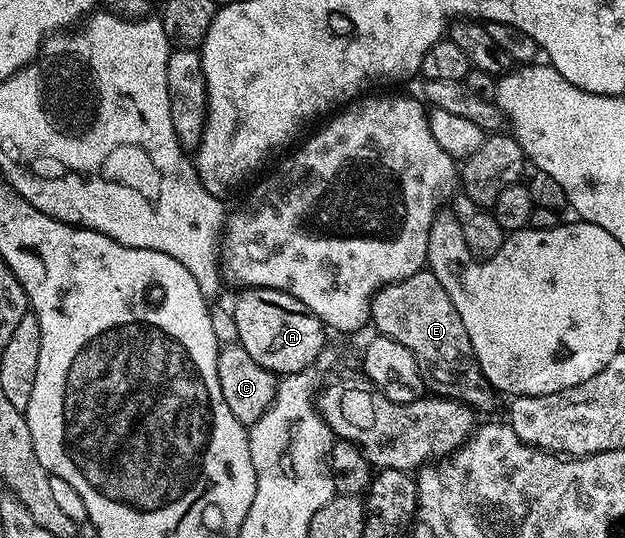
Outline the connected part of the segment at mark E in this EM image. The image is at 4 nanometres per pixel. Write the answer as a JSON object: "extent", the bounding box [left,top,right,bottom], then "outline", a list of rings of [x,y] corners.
{"extent":[369,271,495,411],"outline":[[[422,271],[405,281],[396,281],[378,289],[369,308],[369,316],[372,328],[377,328],[380,336],[395,339],[413,352],[430,394],[462,401],[474,411],[492,407],[495,390],[479,367],[471,339],[467,339],[463,319],[459,319],[459,311],[455,311],[451,295],[443,291],[443,283],[439,283],[433,273]]]}

